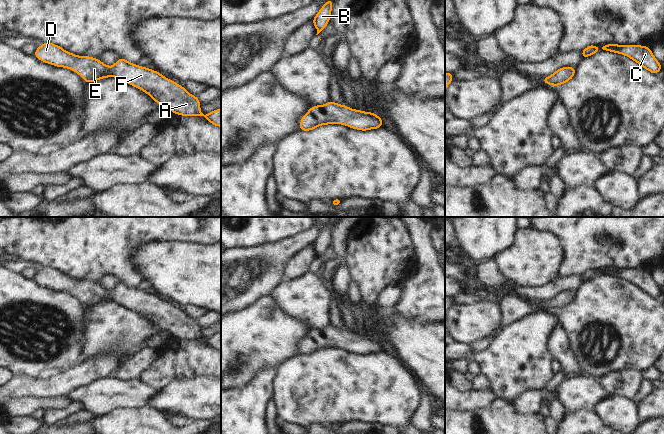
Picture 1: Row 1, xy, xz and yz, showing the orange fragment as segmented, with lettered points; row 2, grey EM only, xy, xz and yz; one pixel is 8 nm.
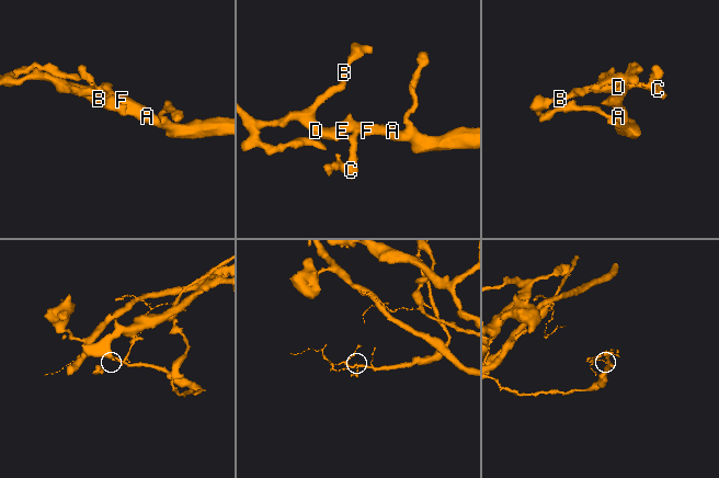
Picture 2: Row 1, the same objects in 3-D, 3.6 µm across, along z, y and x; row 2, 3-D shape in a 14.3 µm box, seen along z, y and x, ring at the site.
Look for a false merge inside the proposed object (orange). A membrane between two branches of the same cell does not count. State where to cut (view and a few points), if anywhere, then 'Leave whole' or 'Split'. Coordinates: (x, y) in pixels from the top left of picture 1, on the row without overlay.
No split. Leave whole

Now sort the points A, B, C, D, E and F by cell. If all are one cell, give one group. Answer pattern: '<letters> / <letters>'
A B C D E F

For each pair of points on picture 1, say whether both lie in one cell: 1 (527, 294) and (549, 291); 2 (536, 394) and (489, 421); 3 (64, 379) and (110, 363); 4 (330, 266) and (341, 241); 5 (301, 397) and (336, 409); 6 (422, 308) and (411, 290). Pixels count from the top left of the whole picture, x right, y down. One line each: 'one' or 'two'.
1: one
2: one
3: one
4: one
5: one
6: one

